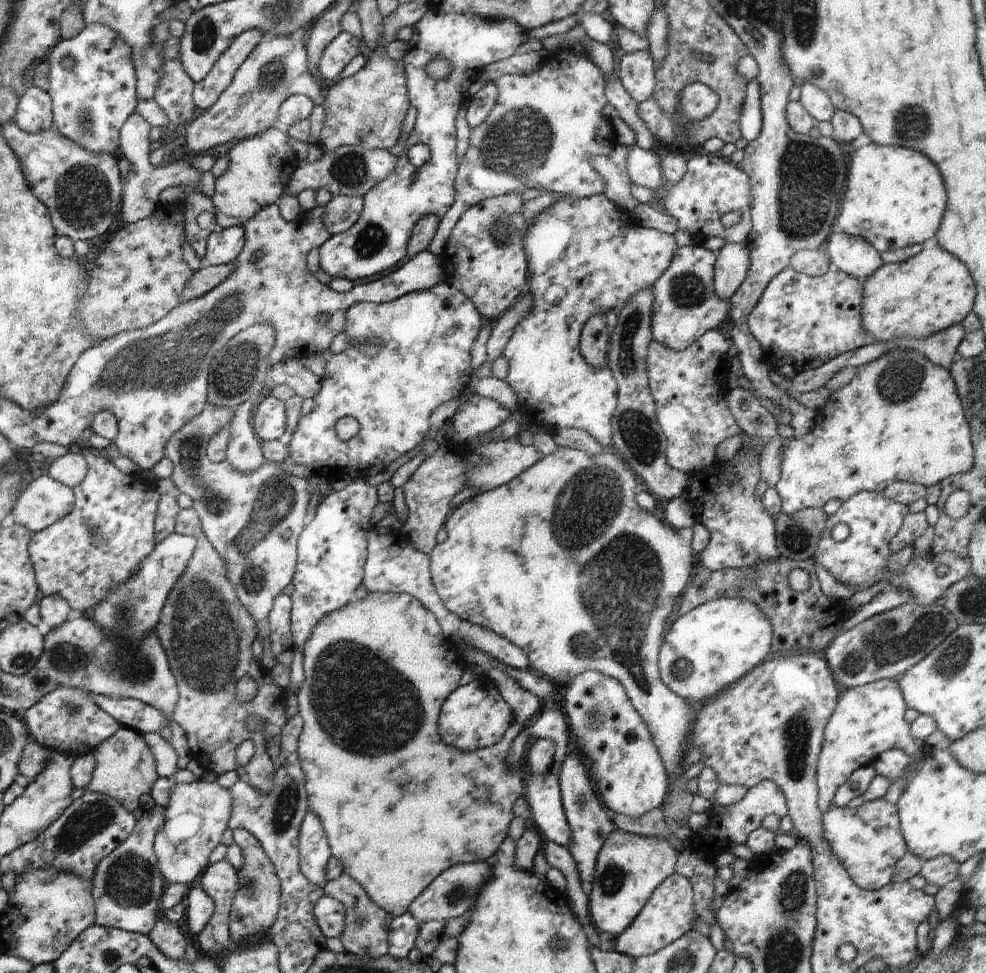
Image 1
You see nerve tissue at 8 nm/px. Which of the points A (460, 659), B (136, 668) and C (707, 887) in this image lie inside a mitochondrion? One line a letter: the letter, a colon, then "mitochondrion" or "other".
A: other
B: mitochondrion
C: other

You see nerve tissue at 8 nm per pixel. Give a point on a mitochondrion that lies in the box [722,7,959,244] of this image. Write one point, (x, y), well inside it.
(912, 124)

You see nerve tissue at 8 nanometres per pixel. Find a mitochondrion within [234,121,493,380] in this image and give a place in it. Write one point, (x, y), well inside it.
(349, 170)

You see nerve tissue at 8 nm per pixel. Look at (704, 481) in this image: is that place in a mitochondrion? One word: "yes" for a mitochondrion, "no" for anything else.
no

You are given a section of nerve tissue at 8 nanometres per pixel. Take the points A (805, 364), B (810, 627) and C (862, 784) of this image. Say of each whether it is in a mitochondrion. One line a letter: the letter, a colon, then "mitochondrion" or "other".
A: other
B: other
C: other

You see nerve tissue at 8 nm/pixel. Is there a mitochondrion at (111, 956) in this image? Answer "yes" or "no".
yes

